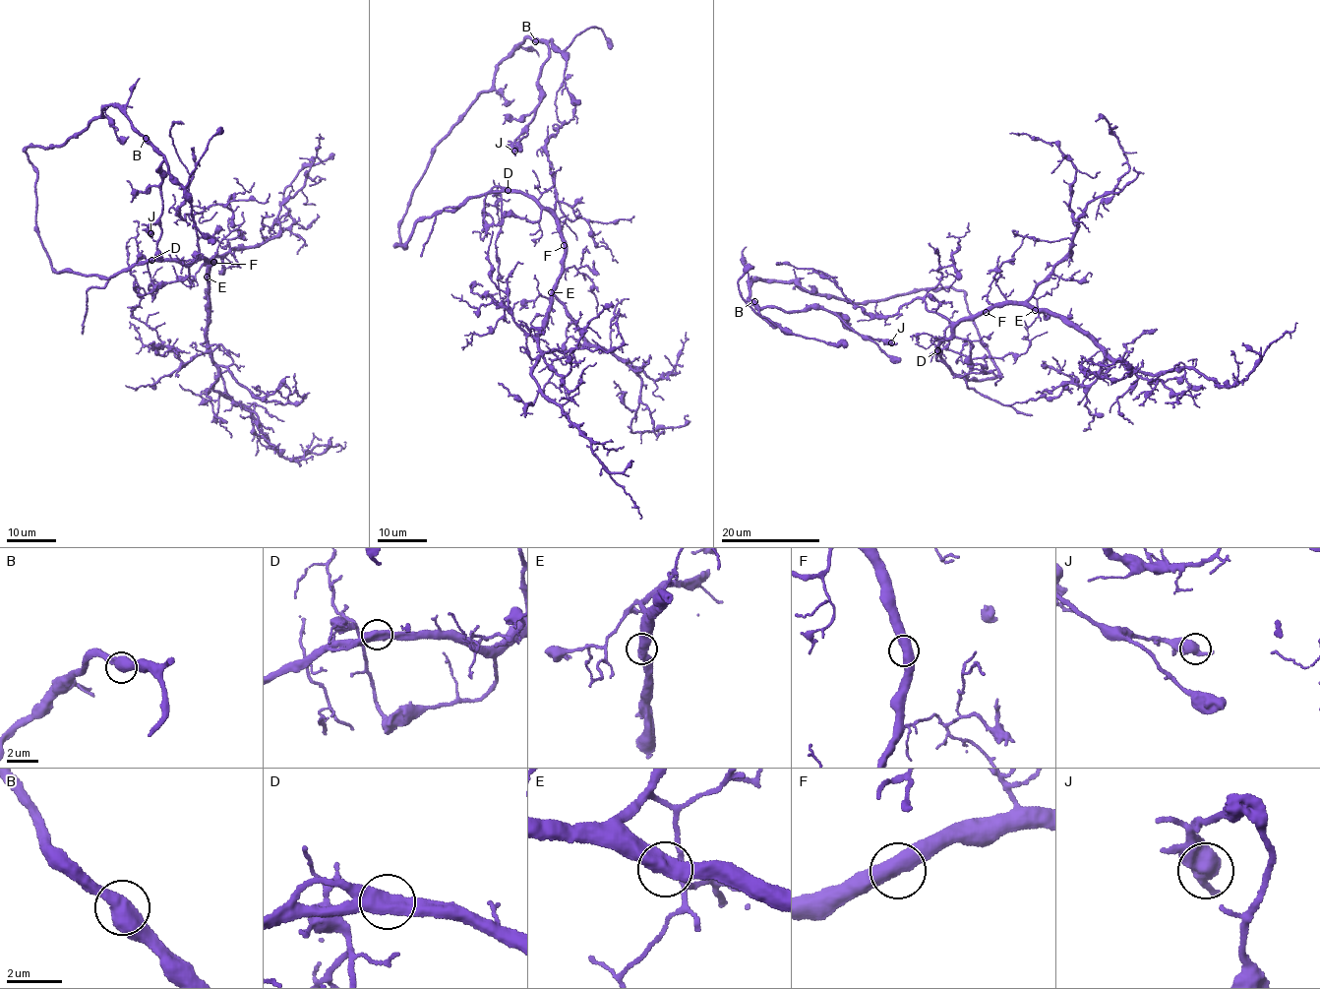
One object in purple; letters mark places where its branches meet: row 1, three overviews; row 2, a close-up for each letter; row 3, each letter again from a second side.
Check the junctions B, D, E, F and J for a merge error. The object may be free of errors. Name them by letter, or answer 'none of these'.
none of these

